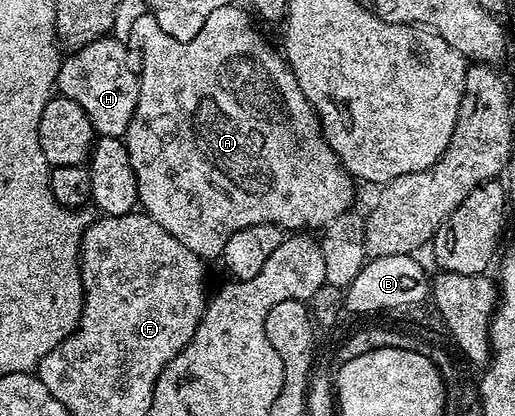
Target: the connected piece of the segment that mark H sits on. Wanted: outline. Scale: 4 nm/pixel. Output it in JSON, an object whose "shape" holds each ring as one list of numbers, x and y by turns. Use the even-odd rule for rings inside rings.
{"shape":[[116,35,100,37,65,56,56,76,59,96,74,99,90,119,101,137,123,138,134,119,138,107,140,79,134,61,128,58,128,49]]}

